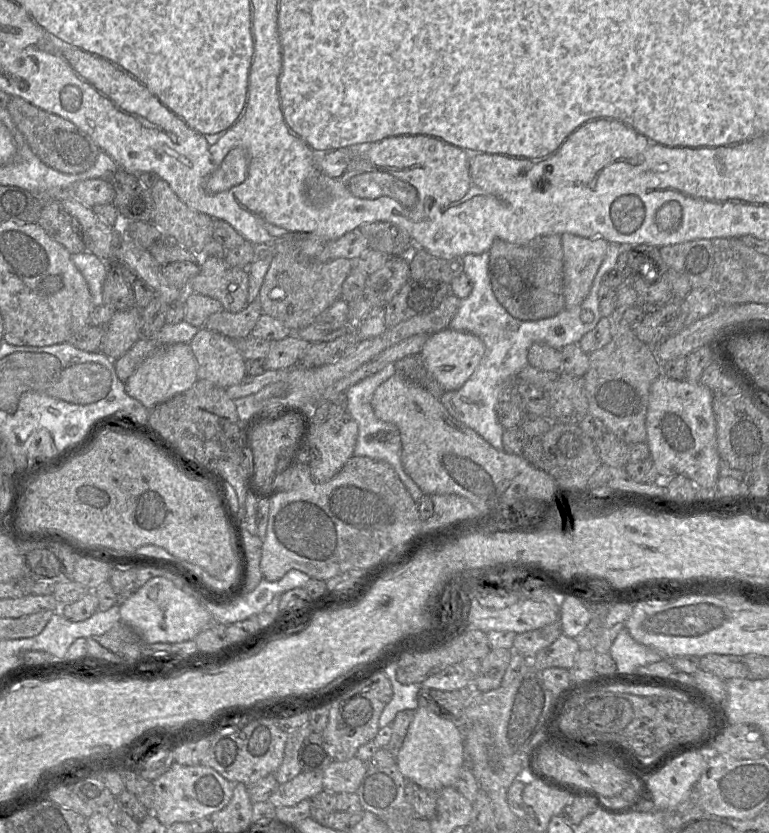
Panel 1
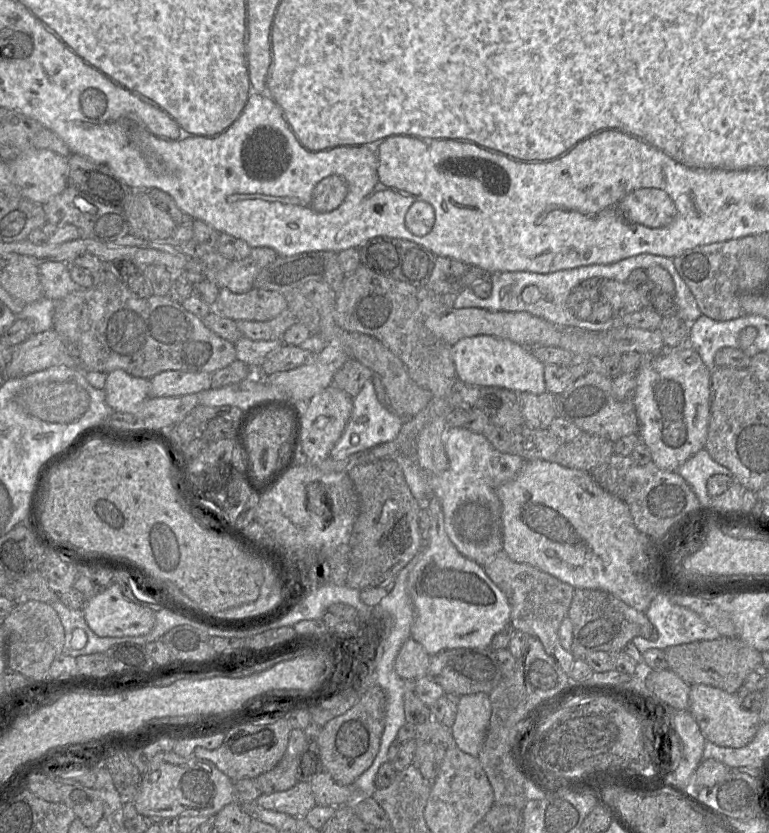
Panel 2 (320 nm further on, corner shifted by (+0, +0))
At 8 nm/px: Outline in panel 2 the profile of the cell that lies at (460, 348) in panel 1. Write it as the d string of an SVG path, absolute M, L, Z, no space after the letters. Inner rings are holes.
M477 335L460 339L451 347L451 355L459 380L480 387L499 387L517 393L546 392L545 364L540 362L530 348L490 335Z

